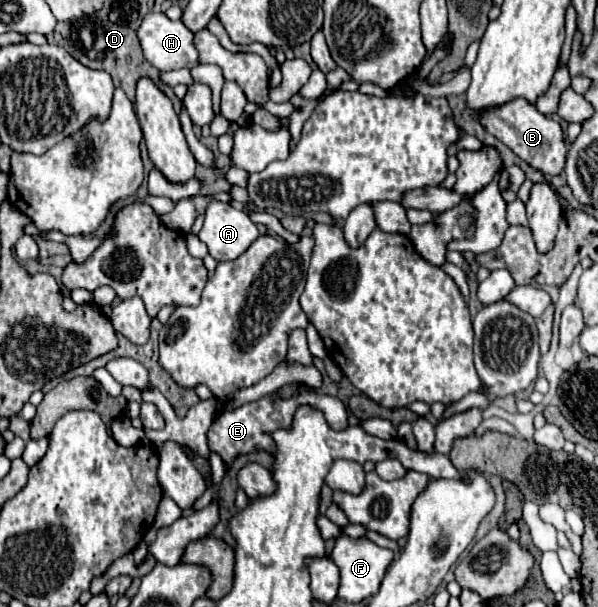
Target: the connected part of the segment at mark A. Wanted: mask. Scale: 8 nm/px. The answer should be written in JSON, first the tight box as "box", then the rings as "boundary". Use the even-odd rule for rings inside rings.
{"box":[200,201,258,261],"boundary":[[[212,201],[204,215],[200,241],[216,261],[232,261],[240,257],[258,237],[258,227],[252,219],[228,203]]]}

